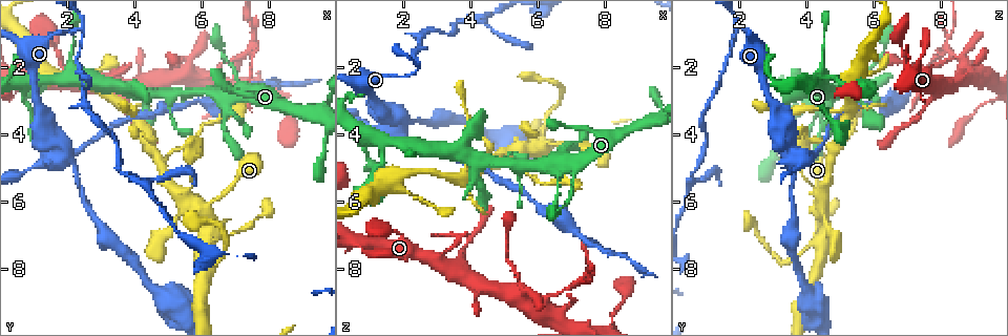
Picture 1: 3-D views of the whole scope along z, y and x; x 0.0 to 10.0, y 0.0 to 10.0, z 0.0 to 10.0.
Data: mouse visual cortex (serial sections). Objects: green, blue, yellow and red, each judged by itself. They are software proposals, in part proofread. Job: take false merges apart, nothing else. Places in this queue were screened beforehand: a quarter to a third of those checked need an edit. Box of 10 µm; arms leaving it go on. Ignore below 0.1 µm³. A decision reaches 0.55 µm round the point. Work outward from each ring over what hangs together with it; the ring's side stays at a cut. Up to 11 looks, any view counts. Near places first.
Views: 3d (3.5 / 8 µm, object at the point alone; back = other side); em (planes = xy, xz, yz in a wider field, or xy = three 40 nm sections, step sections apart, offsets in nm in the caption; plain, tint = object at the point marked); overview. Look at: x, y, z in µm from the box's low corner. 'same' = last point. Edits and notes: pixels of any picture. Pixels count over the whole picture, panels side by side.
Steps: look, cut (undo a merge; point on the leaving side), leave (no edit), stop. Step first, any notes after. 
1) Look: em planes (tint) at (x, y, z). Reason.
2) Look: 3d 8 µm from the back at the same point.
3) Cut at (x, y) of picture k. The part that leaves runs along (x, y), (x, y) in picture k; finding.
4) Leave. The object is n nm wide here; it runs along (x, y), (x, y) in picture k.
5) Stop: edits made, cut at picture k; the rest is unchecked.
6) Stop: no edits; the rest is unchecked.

Look: 3d 3.5 µm at (2.50, 0.85, 2.00). Three arms meet.

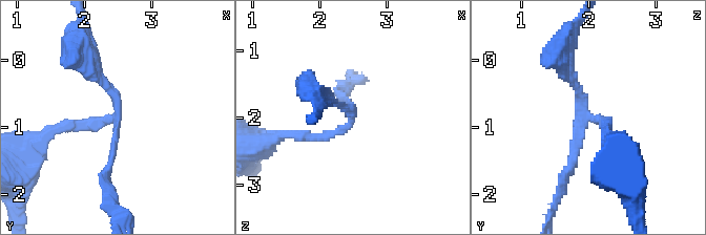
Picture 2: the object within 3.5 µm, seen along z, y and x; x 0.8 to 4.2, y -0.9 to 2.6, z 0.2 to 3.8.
Look: em xy step 2 (tint) at (2.50, 0.85, 2.05). 3 arms meet here; the arms are 150, 150, 150 nm wide.

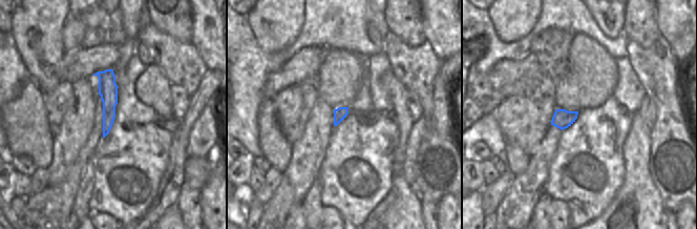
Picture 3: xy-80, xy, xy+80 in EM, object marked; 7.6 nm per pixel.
Cut at (104, 81) of picture 2. The part that leaves runs along (116, 120), (105, 194), (119, 213) in picture 2; two cells meet here.

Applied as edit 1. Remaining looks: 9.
Look: overview. Redraw.

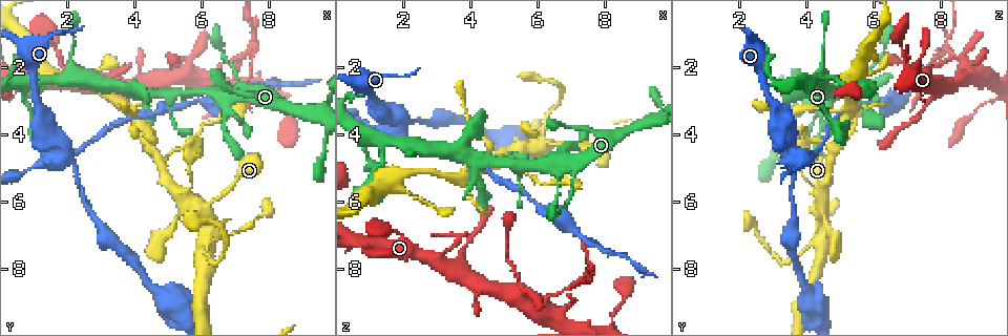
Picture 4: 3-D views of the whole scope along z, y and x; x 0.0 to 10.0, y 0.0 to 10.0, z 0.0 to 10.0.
Look: 3d 3.5 µm at (0.65, 2.90, 4.10). Sharp bend.

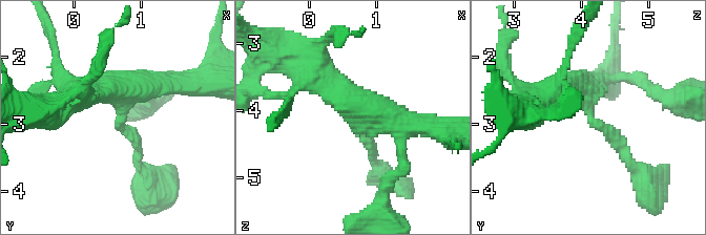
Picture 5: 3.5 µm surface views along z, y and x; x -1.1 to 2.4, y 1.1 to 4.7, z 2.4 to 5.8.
Look: em xy step 5 (tint) at (0.70, 2.90, 4.15).

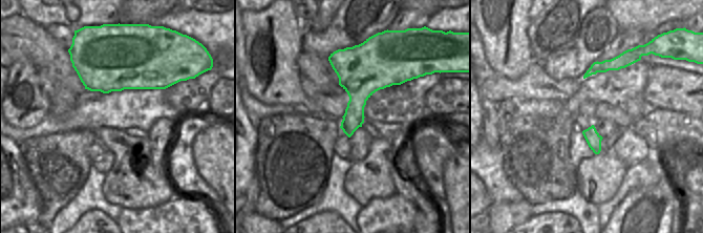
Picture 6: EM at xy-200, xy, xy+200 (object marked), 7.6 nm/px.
Leave. The object is 240 nm wide here; it runs along (594, 82), (580, 85), (590, 118), (634, 166) in picture 5; continuous, no second cell.

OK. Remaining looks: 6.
Look: em xy step 5 (tint) at (6.05, 6.25, 4.35). Four arms meet.

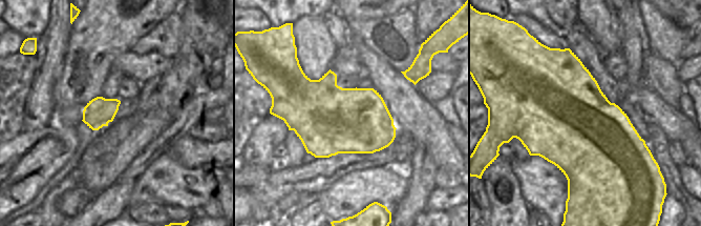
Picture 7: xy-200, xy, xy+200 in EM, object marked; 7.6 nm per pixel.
Look: 3d 3.5 µm at the same point. Wider look.

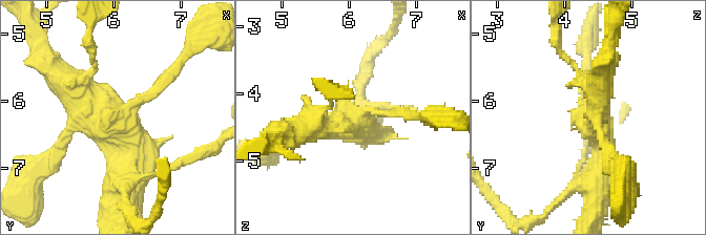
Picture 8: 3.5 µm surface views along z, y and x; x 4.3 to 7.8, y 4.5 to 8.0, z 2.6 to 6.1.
Leave. One cell here.

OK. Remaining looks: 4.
Look: 3d 3.5 µm at (4.80, 4.85, 4.75). Two arms in line, one across.

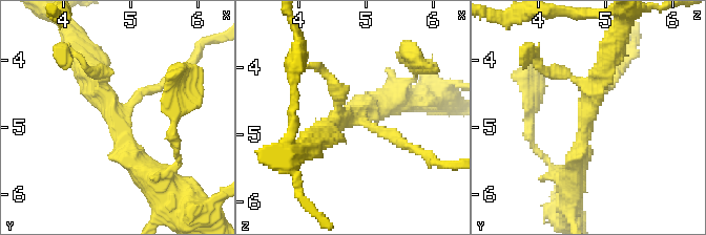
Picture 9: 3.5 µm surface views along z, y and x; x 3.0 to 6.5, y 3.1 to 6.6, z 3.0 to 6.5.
Leave. It runs along (148, 173), (83, 58) in picture 9; all the same cell.

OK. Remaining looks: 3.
Stop: edits made, cut at picture 2; the rest is unchecked.

